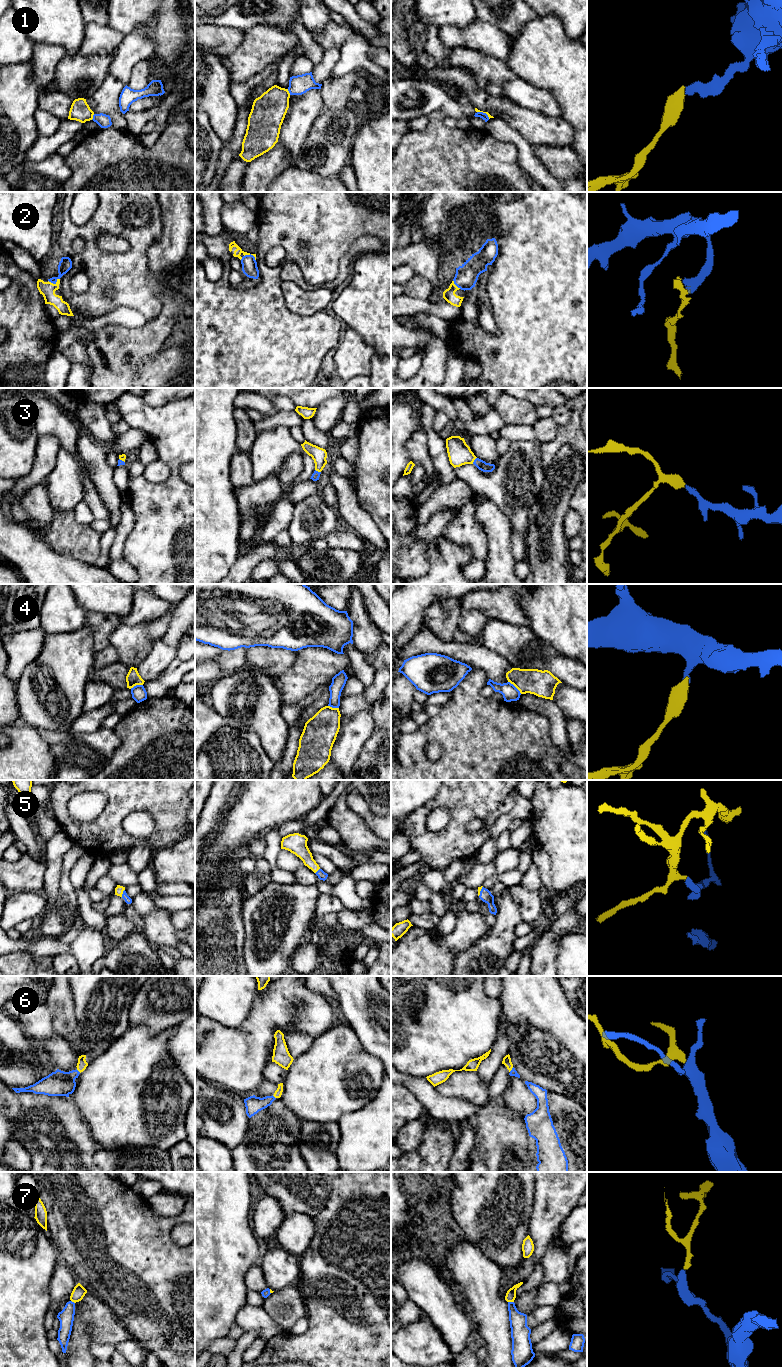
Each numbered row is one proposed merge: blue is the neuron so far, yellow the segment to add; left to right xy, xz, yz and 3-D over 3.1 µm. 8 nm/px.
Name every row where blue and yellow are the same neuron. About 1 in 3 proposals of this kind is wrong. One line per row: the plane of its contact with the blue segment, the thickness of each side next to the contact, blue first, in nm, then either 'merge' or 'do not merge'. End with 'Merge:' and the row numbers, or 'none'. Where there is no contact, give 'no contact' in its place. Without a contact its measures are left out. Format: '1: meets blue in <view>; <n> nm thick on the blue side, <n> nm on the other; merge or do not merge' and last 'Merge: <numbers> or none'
1: meets blue in xy; 110 nm thick on the blue side, 160 nm on the other; do not merge
2: meets blue in xy; 100 nm thick on the blue side, 120 nm on the other; merge
3: meets blue in yz; 80 nm thick on the blue side, 190 nm on the other; merge
4: meets blue in yz; 130 nm thick on the blue side, 200 nm on the other; do not merge
5: meets blue in xy; 60 nm thick on the blue side, 70 nm on the other; merge
6: meets blue in yz; 60 nm thick on the blue side, 70 nm on the other; merge
7: meets blue in yz; 150 nm thick on the blue side, 80 nm on the other; merge
Merge: 2, 3, 5, 6, 7

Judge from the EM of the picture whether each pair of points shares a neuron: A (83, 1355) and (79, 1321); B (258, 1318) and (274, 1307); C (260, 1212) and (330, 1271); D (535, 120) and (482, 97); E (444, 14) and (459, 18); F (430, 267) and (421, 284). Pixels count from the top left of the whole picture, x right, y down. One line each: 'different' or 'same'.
A: same
B: different
C: different
D: same
E: same
F: different

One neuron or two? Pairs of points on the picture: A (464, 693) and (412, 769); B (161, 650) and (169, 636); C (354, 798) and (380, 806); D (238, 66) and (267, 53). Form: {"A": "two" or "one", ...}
{"A": "one", "B": "two", "C": "two", "D": "one"}

